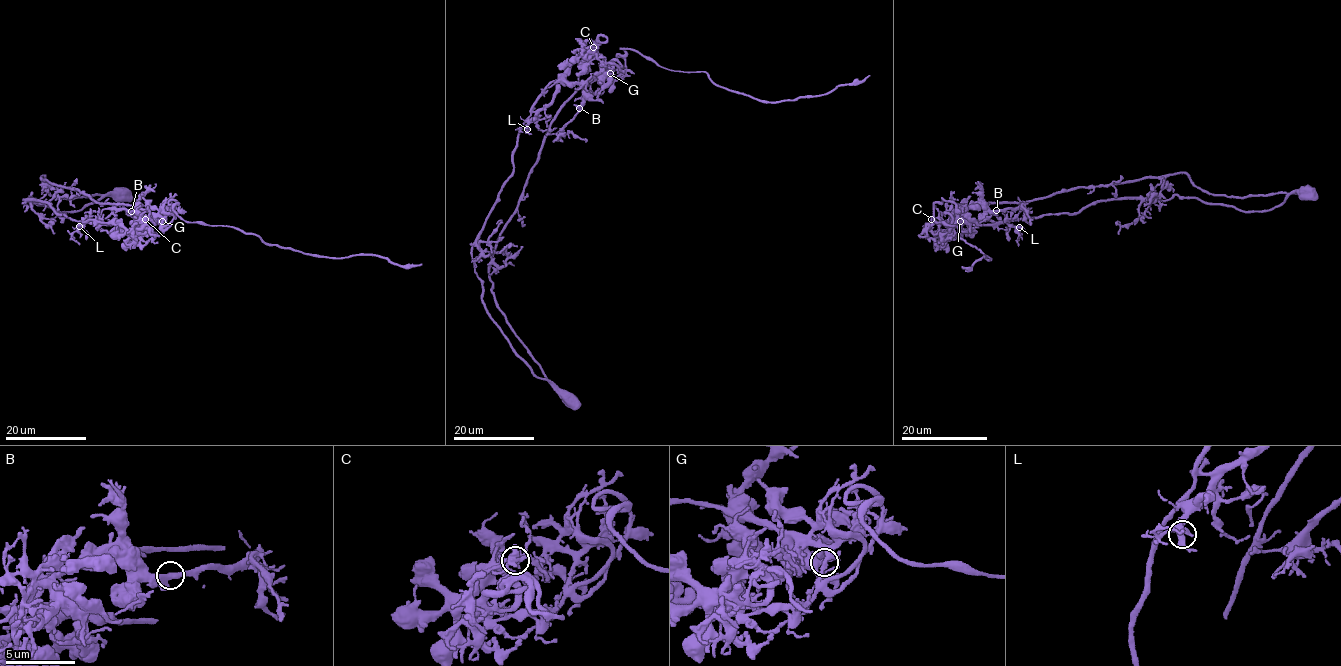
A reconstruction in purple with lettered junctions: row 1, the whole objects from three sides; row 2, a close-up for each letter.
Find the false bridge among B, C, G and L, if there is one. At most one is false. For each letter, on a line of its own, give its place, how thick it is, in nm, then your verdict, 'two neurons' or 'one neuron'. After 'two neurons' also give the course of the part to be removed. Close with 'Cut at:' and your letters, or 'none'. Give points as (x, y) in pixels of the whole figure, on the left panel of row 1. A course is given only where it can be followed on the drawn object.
B: place (131, 211); calibre 360 nm; one neuron
C: place (145, 219); calibre 280 nm; two neurons; course (145, 219), (155, 224), (151, 212), (101, 204), (40, 177), (48, 191), (61, 198), (113, 196)
G: place (162, 221); calibre 320 nm; one neuron
L: place (79, 226); calibre 360 nm; one neuron
Cut at: C

